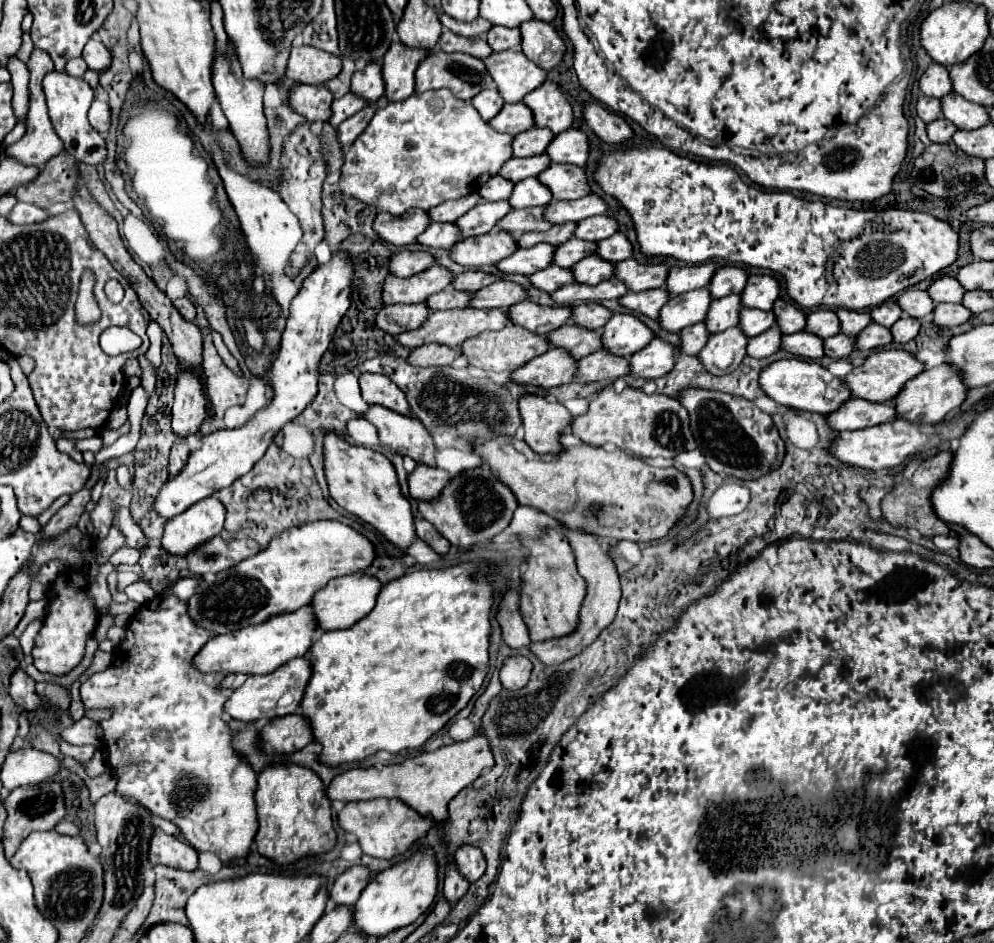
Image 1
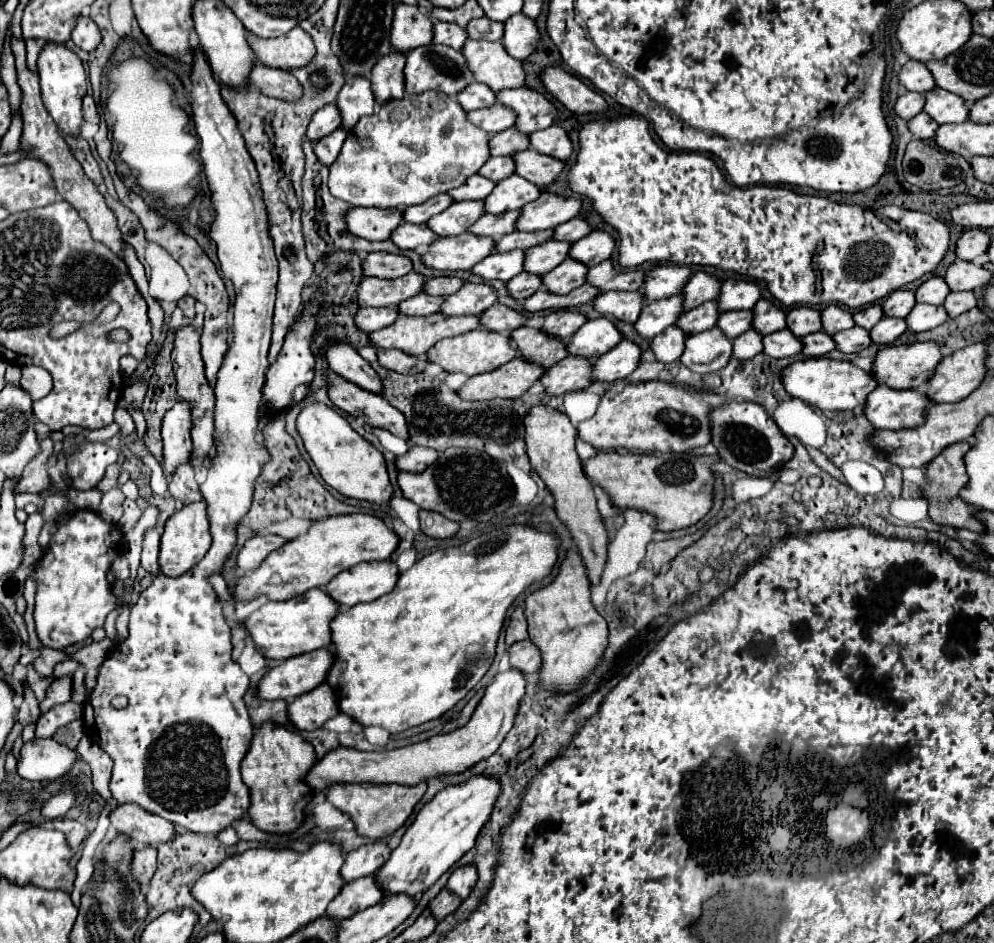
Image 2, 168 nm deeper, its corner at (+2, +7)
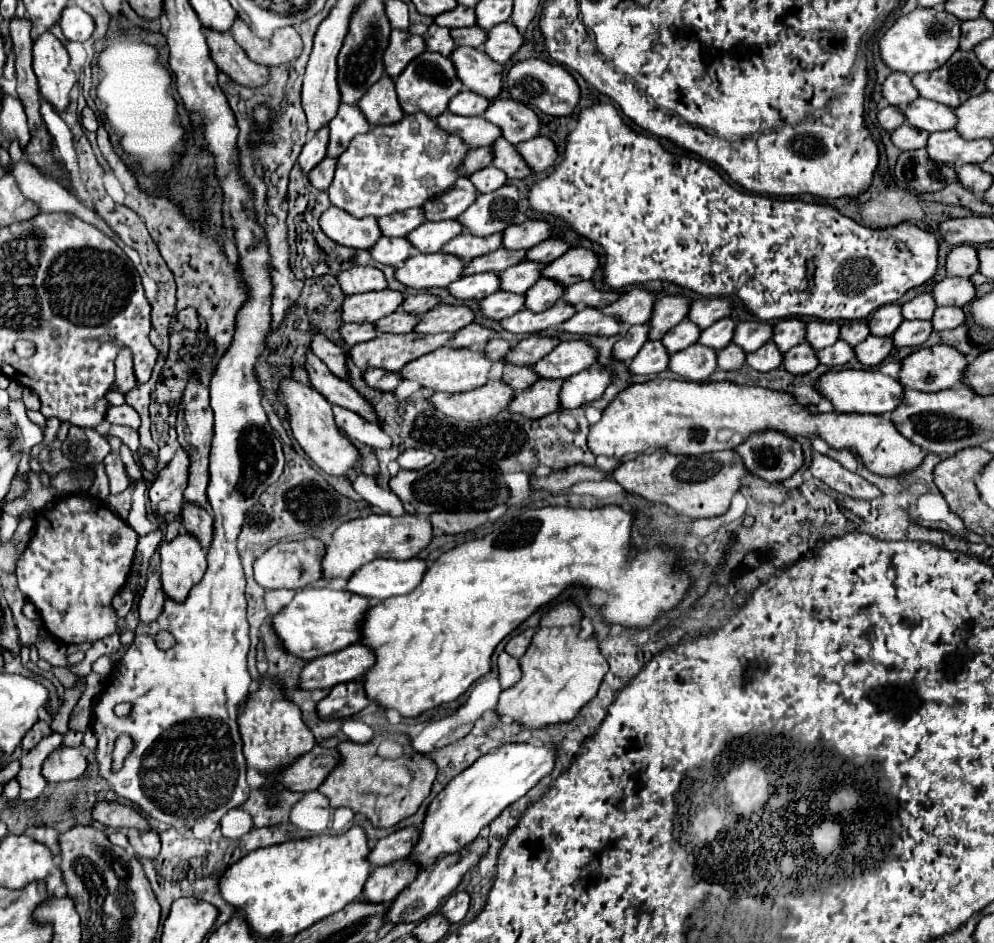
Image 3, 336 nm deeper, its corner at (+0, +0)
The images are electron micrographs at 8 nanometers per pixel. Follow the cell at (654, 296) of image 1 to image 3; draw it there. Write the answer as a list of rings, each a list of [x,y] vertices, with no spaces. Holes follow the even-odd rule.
[[[582,308],[570,320],[558,326],[558,332],[580,334],[580,336],[616,336],[620,330],[618,320],[614,316],[602,314],[602,310]]]

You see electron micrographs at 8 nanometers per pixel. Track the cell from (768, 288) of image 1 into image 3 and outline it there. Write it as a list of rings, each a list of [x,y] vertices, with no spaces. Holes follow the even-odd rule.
[[[698,298],[690,304],[688,318],[698,324],[698,328],[708,328],[716,320],[730,316],[732,304],[728,298]]]

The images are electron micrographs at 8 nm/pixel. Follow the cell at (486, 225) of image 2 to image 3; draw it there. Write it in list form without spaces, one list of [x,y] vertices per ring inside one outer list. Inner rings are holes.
[[[462,232],[454,240],[444,244],[440,252],[458,256],[460,260],[470,262],[472,258],[484,256],[486,252],[494,252],[500,246],[502,246],[502,234],[492,234],[492,236],[486,236],[486,238],[478,238],[478,236],[470,236],[468,232]]]

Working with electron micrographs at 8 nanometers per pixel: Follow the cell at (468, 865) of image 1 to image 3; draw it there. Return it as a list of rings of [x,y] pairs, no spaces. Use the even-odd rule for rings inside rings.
[[[456,892],[456,894],[452,894],[452,896],[440,906],[438,912],[440,912],[448,922],[456,924],[456,922],[460,922],[460,920],[466,916],[468,904],[470,904],[470,896],[468,896],[466,892]]]

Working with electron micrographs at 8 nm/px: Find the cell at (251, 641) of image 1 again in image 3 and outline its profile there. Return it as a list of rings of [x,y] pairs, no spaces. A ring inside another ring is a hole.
[[[308,586],[296,590],[294,600],[274,616],[274,630],[280,636],[282,646],[290,654],[312,660],[356,644],[362,638],[362,620],[368,608],[370,600],[366,600],[364,596],[346,590]]]

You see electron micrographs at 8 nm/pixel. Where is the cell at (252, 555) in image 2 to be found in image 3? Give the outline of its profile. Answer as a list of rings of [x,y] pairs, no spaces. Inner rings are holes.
[[[308,538],[302,542],[278,542],[268,548],[258,560],[254,562],[254,578],[266,590],[298,590],[314,584],[322,578],[322,556],[324,556],[324,542]]]

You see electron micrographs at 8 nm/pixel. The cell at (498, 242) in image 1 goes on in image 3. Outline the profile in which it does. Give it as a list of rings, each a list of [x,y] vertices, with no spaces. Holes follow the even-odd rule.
[[[414,254],[398,270],[396,280],[408,288],[428,290],[428,288],[446,288],[450,282],[458,280],[466,262],[456,256],[436,254]]]

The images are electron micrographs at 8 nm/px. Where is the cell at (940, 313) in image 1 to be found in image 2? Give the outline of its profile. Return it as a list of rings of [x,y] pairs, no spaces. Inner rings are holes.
[[[918,303],[906,317],[908,329],[914,333],[930,331],[946,321],[948,321],[948,311],[942,305],[924,305],[924,303]]]

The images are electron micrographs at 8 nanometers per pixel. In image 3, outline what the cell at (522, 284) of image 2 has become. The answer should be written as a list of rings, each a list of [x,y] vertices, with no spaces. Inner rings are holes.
[[[494,292],[480,300],[480,312],[486,320],[502,320],[508,318],[524,308],[524,296],[522,294],[510,294],[510,292]]]

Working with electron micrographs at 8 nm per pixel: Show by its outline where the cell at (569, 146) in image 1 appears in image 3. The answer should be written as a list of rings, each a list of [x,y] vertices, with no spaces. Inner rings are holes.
[[[536,136],[532,140],[518,144],[516,152],[522,156],[526,166],[532,168],[532,172],[542,172],[548,166],[552,166],[556,160],[554,142],[548,138],[542,138],[542,136]]]

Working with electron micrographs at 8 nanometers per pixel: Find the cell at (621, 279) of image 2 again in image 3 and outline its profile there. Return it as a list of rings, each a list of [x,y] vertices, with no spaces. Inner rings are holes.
[[[590,280],[572,284],[564,290],[562,300],[570,306],[588,306],[588,308],[604,308],[612,304],[620,294],[612,290],[598,290]]]

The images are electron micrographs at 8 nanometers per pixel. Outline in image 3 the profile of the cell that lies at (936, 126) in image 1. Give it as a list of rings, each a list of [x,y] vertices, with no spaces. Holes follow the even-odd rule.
[[[902,124],[900,128],[896,128],[892,132],[890,138],[892,138],[892,144],[898,150],[918,150],[918,148],[924,148],[926,146],[928,134],[912,128],[910,124]]]

